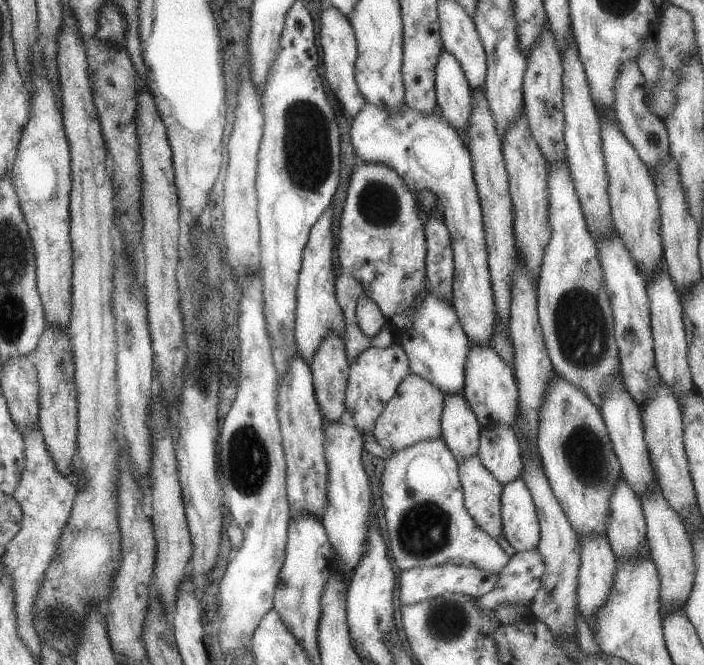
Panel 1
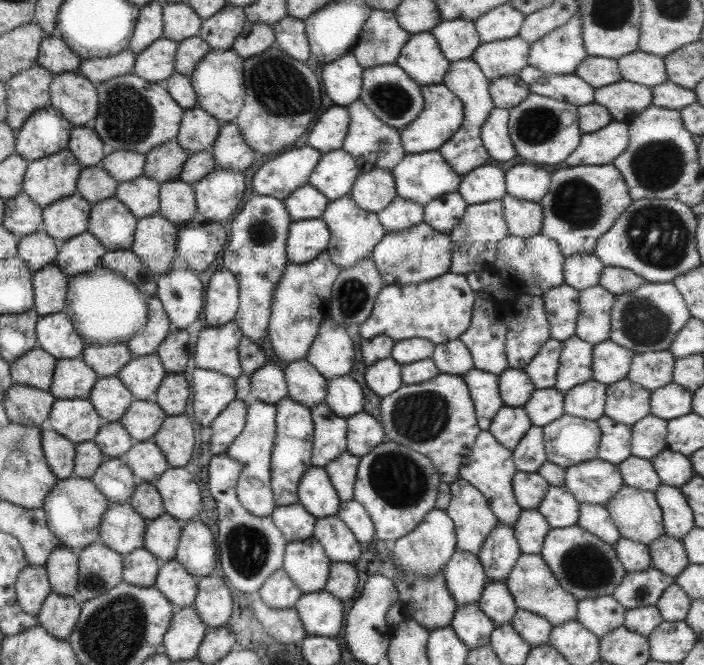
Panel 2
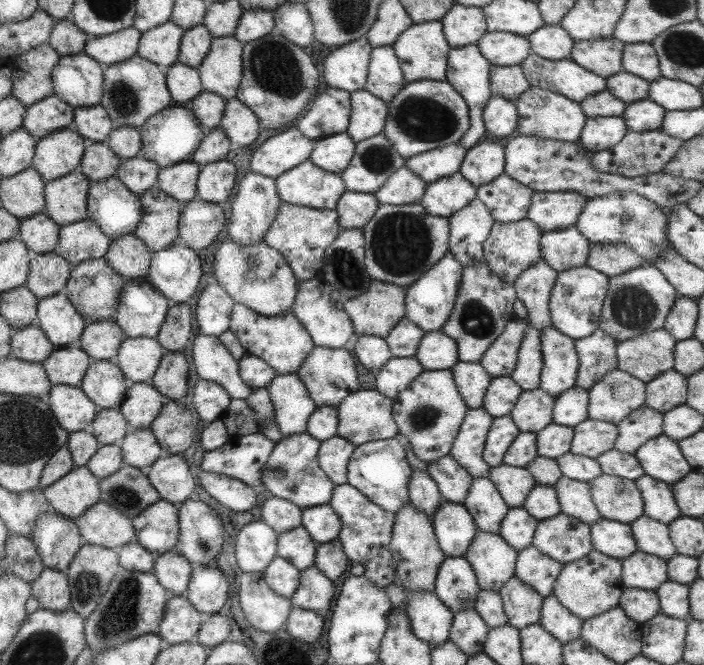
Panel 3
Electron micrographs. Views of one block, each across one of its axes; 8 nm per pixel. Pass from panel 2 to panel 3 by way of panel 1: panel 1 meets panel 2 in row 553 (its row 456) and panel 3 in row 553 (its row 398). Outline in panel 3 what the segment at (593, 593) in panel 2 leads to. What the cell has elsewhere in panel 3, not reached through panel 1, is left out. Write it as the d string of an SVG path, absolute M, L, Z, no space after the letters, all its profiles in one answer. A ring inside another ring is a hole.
M560 512L557 516L538 521L531 545L541 554L547 555L562 565L574 560L581 560L593 549L590 540L590 525L583 524L580 520Z

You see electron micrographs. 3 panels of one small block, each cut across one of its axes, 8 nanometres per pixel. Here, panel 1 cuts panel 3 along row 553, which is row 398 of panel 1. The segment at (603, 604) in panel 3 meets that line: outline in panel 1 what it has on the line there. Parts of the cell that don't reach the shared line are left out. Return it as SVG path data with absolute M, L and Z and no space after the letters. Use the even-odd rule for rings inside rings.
M567 159L546 162L546 170L547 220L551 236L543 252L536 286L539 325L552 373L579 388L599 408L601 392L619 368L609 296L603 288L596 244L575 195Z

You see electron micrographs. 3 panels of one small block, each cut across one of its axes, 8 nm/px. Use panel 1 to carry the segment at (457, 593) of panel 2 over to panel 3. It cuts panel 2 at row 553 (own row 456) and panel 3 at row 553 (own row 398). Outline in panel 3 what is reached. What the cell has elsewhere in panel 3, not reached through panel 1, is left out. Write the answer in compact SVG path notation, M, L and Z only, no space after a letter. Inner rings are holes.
M444 500L431 517L438 547L447 556L464 556L476 526L464 505Z

